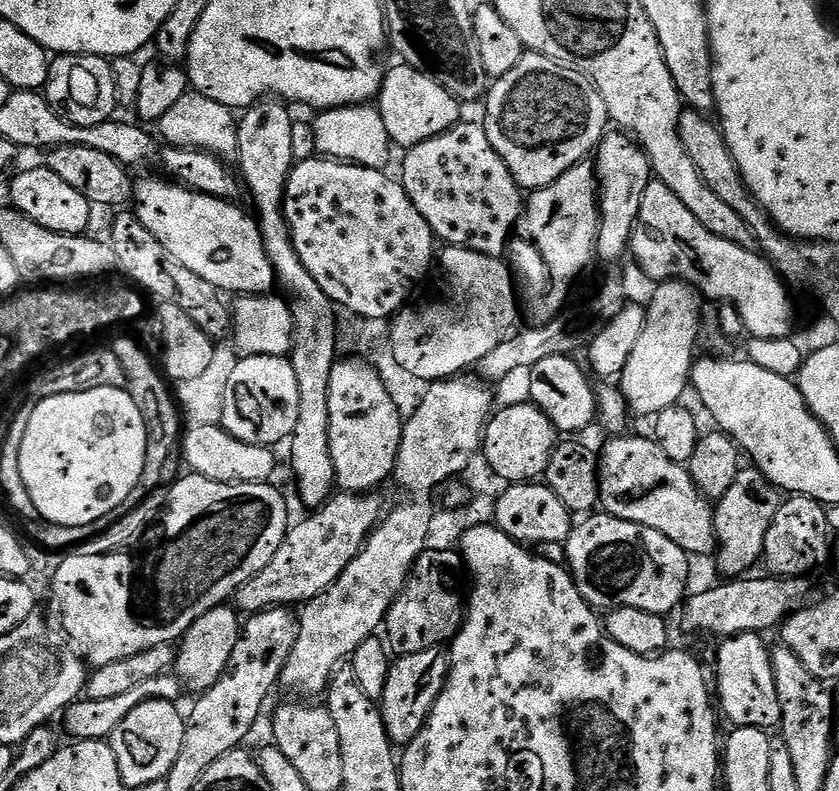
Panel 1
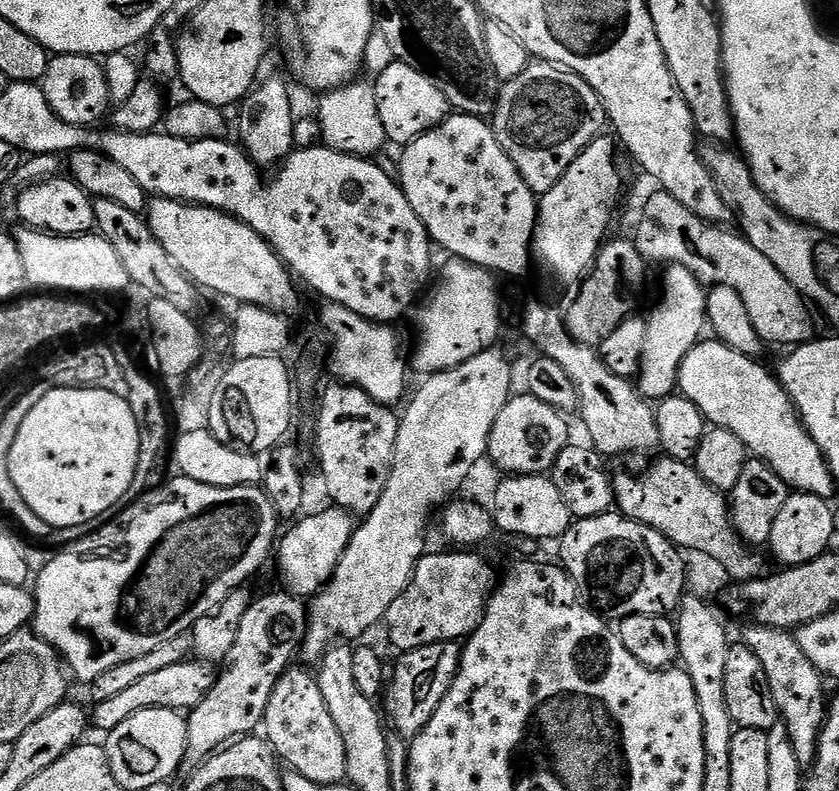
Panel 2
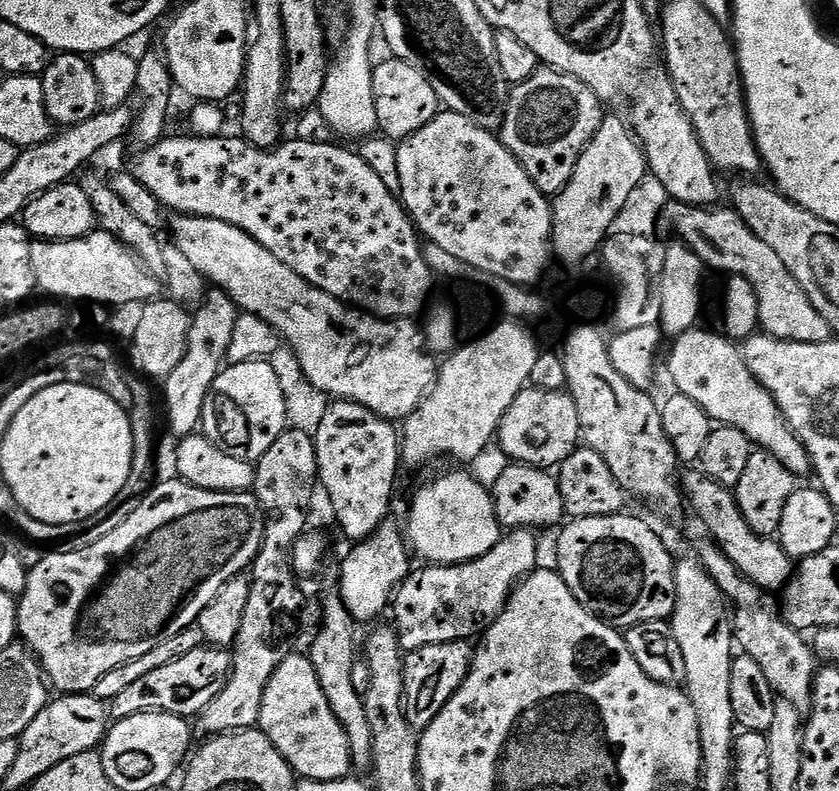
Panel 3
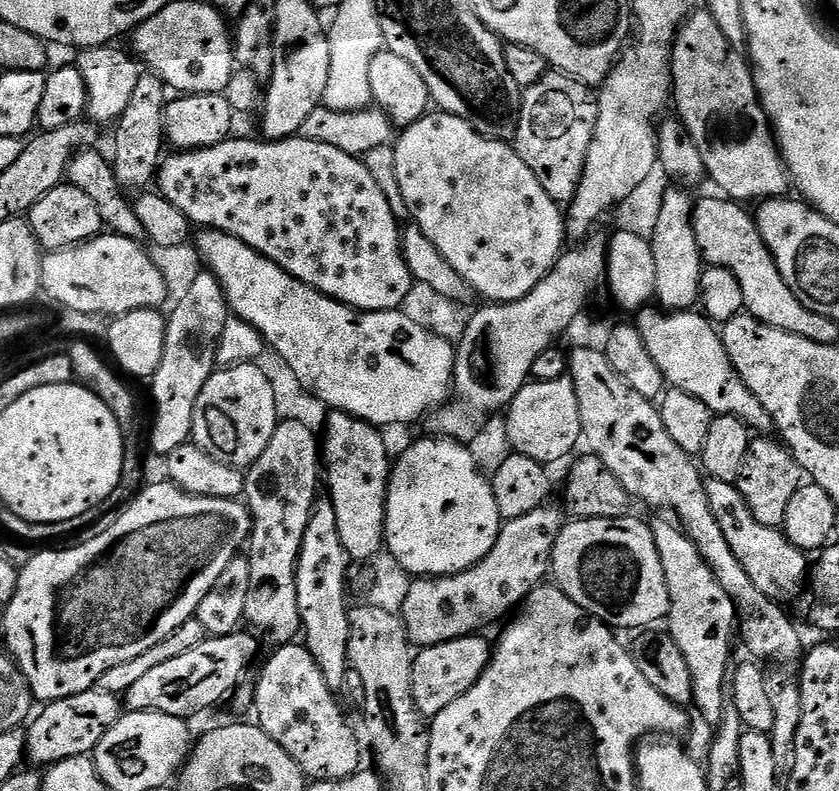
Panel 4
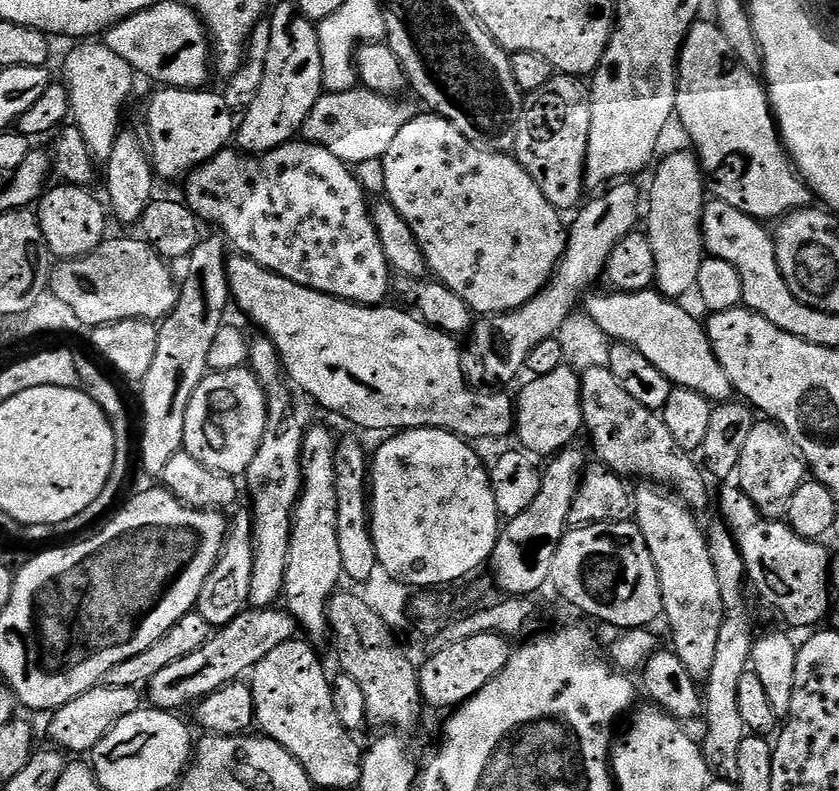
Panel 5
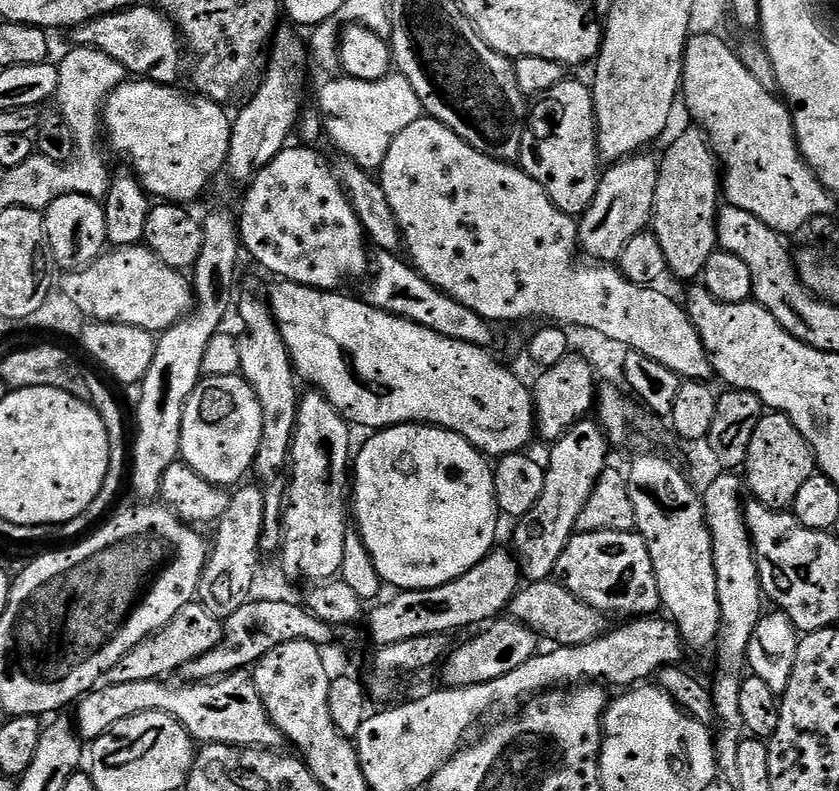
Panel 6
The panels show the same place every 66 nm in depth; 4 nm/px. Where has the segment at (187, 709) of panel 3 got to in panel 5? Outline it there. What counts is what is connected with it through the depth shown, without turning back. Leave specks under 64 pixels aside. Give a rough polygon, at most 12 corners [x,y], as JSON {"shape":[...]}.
{"shape":[[249,607],[146,685],[161,710],[195,705],[237,683],[296,618]]}

